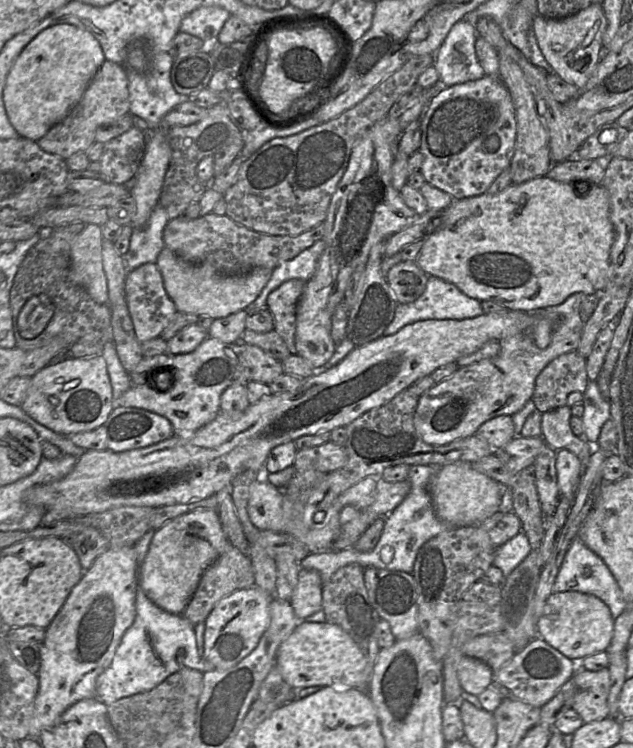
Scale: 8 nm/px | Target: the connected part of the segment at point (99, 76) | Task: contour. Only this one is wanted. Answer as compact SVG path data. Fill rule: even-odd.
M105 60L87 86L81 100L73 110L37 141L45 152L66 160L86 150L95 142L97 128L130 112L128 77L123 65Z

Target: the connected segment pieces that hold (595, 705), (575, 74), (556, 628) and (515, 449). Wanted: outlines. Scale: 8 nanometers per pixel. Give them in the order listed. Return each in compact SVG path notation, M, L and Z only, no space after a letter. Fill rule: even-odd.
M579 669L574 672L575 693L572 709L582 718L584 723L602 720L610 716L608 694L610 690L609 669L589 671Z
M592 4L566 18L550 19L536 15L533 21L533 32L538 46L552 67L552 72L579 90L585 88L602 57L602 37L606 28L607 19L601 4Z
M577 591L552 592L536 623L537 636L574 664L592 654L606 651L613 636L614 618L608 606L592 594Z
M515 436L504 447L496 449L495 453L513 474L519 473L526 467L532 467L541 450L546 446L541 436Z

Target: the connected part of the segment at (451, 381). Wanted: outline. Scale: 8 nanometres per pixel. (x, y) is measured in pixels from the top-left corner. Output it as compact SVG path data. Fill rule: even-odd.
M575 293L560 305L524 311L551 321L552 336L547 347L537 347L529 333L504 338L499 341L501 350L496 357L460 367L451 377L421 394L413 422L423 441L433 446L446 445L474 435L482 424L494 417L512 416L521 410L532 398L539 373L558 356L577 350L584 326L580 317L583 296Z

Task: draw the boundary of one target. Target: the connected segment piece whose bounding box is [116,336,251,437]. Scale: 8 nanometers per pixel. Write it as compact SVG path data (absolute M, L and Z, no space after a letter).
M209 336L190 353L168 354L168 361L157 372L161 373L160 381L171 384L169 389L159 391L151 383L132 384L116 401L116 406L140 408L161 415L170 421L174 435L179 437L192 435L216 418L226 388L233 384L246 386L251 381L250 369L239 342L224 343Z

